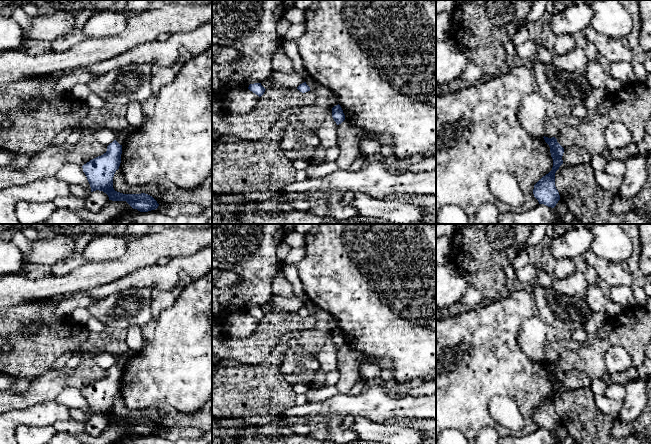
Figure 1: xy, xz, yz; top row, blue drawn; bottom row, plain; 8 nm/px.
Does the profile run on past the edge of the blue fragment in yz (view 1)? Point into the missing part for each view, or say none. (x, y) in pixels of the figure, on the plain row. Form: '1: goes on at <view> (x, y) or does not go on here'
1: does not go on here

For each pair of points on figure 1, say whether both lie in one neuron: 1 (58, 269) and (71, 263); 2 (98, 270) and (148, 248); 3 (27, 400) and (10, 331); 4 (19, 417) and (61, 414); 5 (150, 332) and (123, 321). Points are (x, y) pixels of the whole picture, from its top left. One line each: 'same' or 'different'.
1: same
2: same
3: different
4: same
5: different

